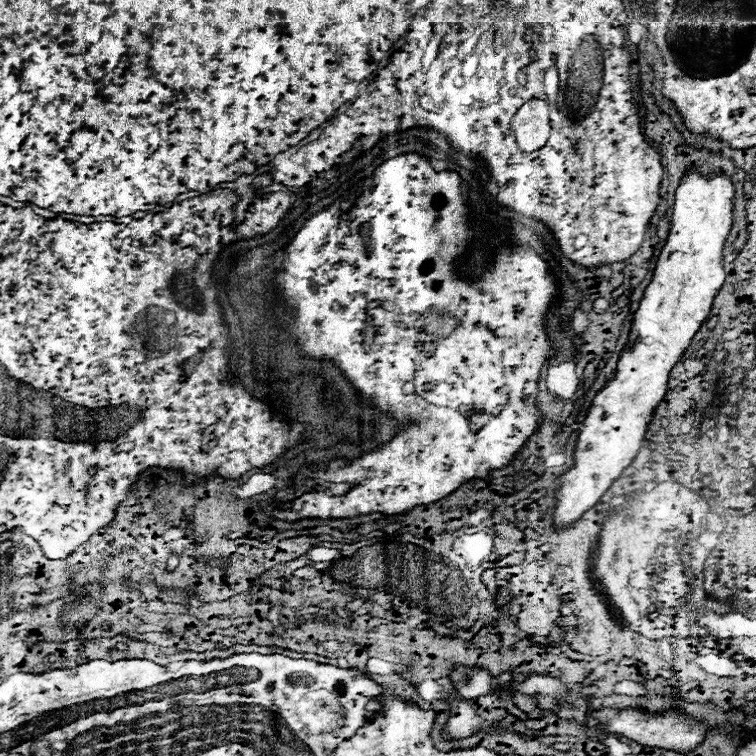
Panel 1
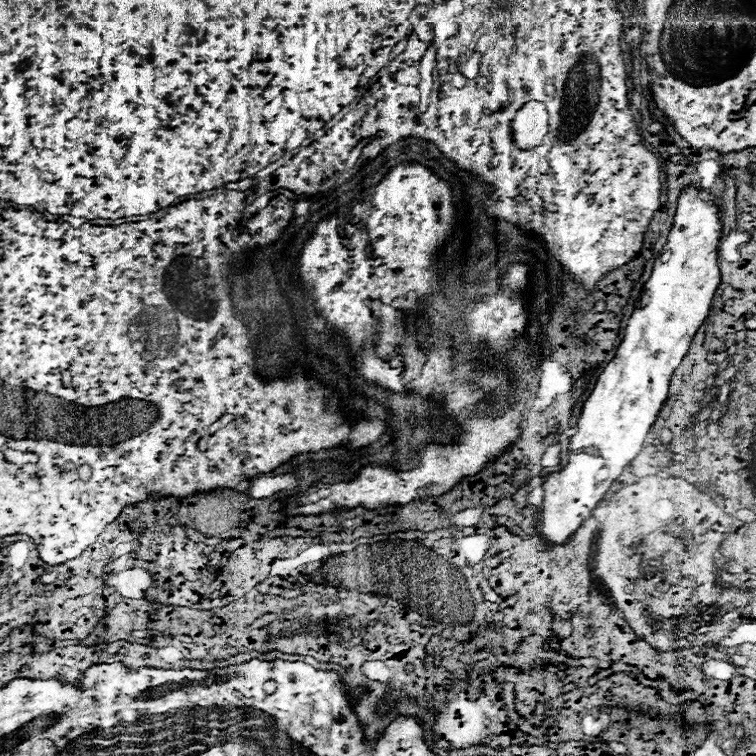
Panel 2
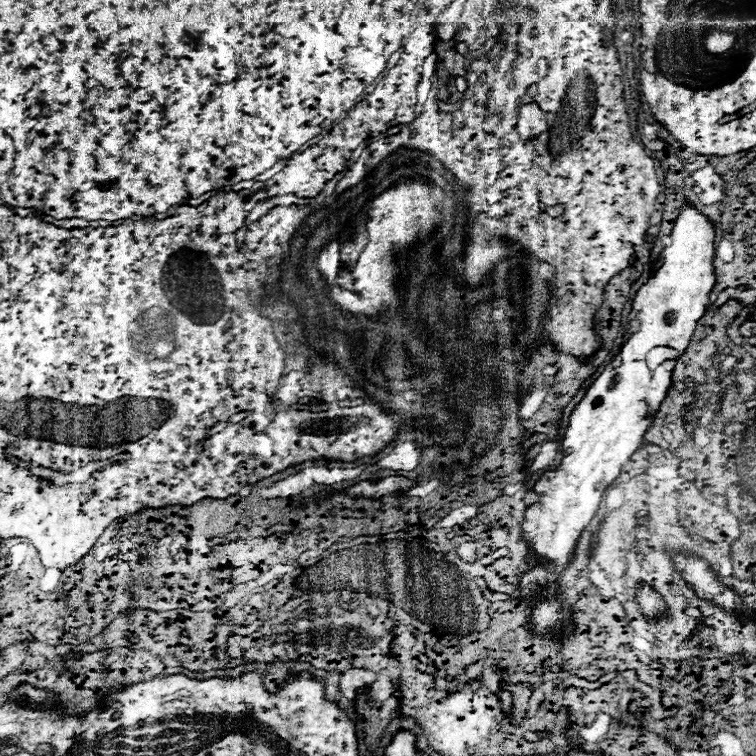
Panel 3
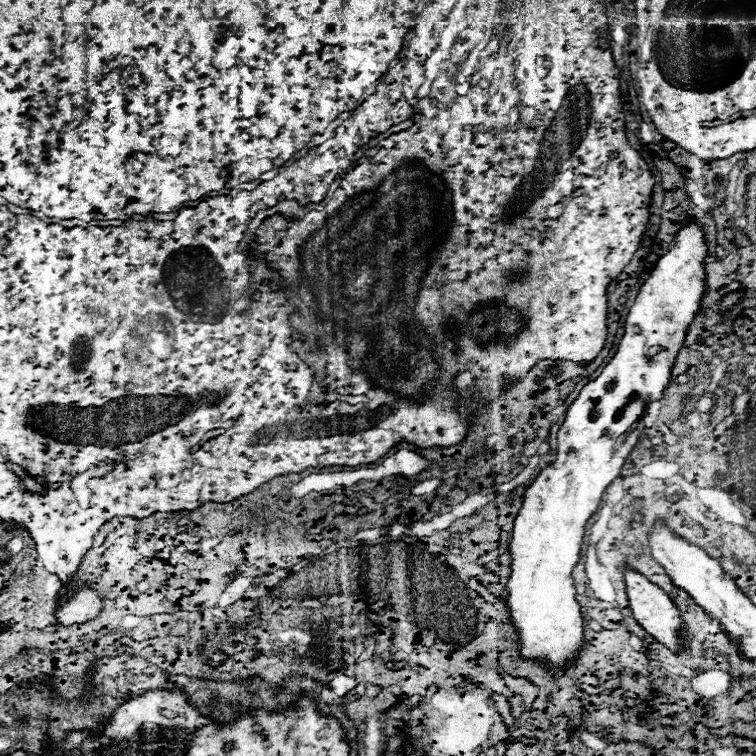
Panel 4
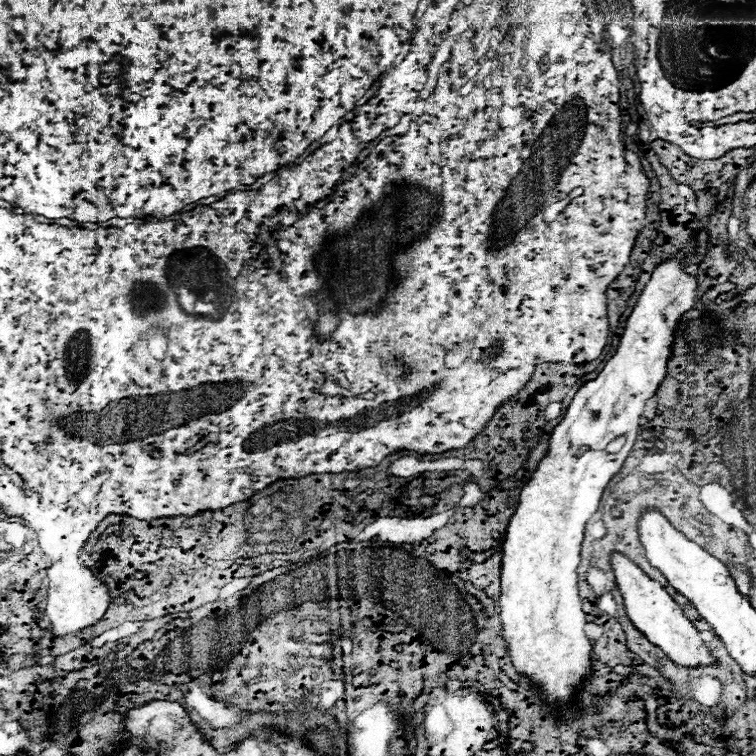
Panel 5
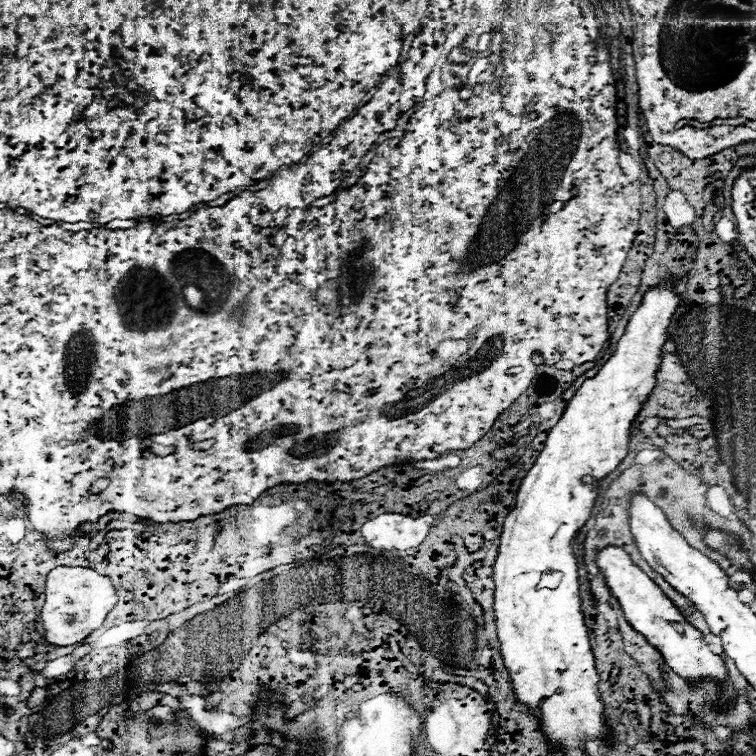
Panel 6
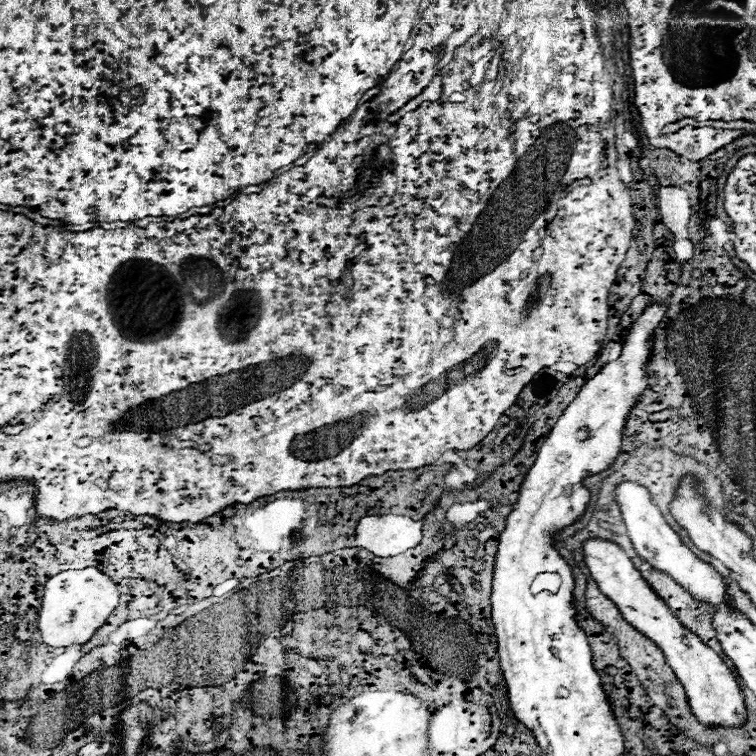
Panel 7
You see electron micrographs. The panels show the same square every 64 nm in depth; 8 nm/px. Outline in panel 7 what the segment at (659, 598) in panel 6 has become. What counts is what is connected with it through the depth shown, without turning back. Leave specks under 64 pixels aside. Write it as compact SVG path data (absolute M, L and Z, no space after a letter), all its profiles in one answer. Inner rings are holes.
M588 540L584 544L584 556L598 588L620 608L622 616L630 622L632 628L648 636L662 650L666 662L674 670L676 678L682 682L698 722L714 726L742 724L746 720L746 704L744 704L744 694L736 684L732 670L714 650L710 650L698 638L698 634L690 632L680 624L680 620L672 614L672 610L664 604L664 600L642 578L642 574L630 562L624 550L614 542Z

